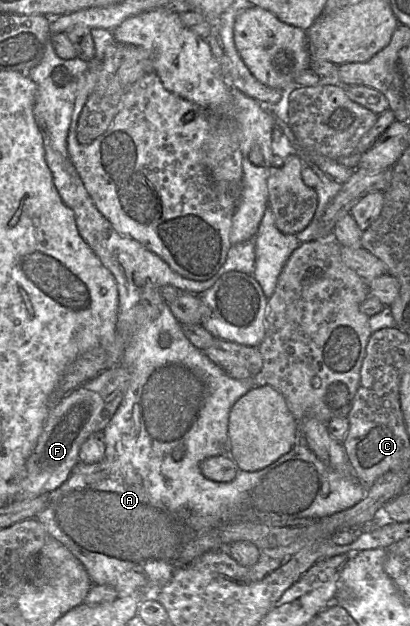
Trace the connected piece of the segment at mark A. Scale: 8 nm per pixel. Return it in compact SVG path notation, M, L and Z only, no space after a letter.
M48 40L46 42L45 52L41 61L25 74L27 74L28 77L36 85L33 114L43 138L45 160L48 168L51 171L53 183L63 203L73 210L76 226L80 236L100 259L103 266L110 271L115 279L119 298L118 327L121 324L132 325L132 329L134 331L133 336L127 348L125 349L120 362L120 364L124 365L129 371L131 379L121 403L119 404L109 423L102 431L104 434L106 446L104 458L100 462L94 464L85 464L78 462L74 466L69 478L60 487L48 494L47 506L36 516L36 519L44 525L44 527L48 530L50 536L56 538L63 545L65 545L81 561L94 584L108 584L113 586L117 591L118 597L125 597L136 593L141 595L142 601L157 600L161 589L171 581L177 570L190 565L205 552L225 548L229 544L240 541L238 539L230 540L228 543L222 541L222 533L229 527L237 525L238 523L282 526L287 522L295 519L306 518L318 520L332 515L336 512L340 512L353 507L365 498L364 496L367 493L367 488L365 488L355 477L345 477L329 468L312 452L312 450L304 443L304 441L297 441L289 452L282 455L275 462L261 470L242 471L239 469L234 479L229 482L215 482L207 479L202 474L200 465L203 460L209 457L226 454L228 452L229 417L233 405L239 398L245 395L254 386L263 385L265 383L261 381L260 372L257 375L250 377L248 380L239 380L230 377L222 367L215 364L208 356L205 355L203 351L196 348L184 334L181 323L171 312L168 303L164 300L160 293L160 289L165 285L171 285L183 292L188 292L199 296L201 293L211 288L215 282L227 272L239 271L246 274L253 274L256 260L255 237L248 241L232 245L228 251L226 261L218 273L207 280L196 281L185 278L176 273L165 261L148 250L140 242L118 232L109 222L109 220L107 220L99 212L97 207L94 205L94 201L86 191L75 167L70 160L67 151L67 136L77 94L79 76L90 69L94 64L94 59L91 61L85 61L78 56L72 59L63 59L59 57L56 54L51 41Z

